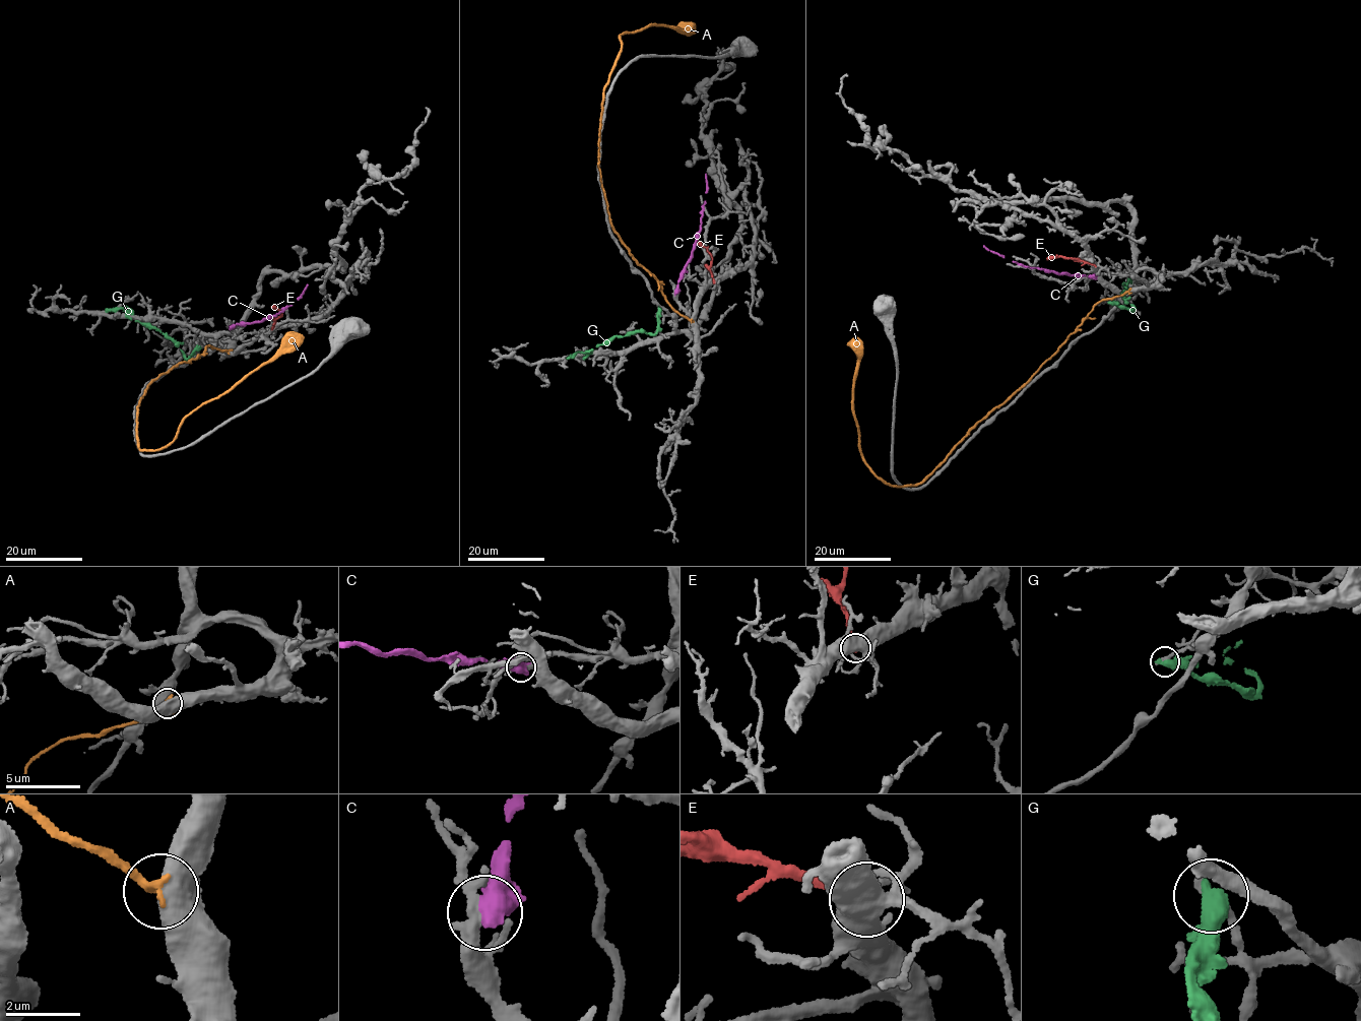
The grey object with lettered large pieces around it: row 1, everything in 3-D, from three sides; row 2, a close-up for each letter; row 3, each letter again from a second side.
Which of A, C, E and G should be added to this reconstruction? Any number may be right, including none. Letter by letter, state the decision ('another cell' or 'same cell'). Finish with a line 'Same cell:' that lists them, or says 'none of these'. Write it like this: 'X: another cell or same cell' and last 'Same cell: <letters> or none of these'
A: another cell
C: another cell
E: another cell
G: another cell
Same cell: none of these

